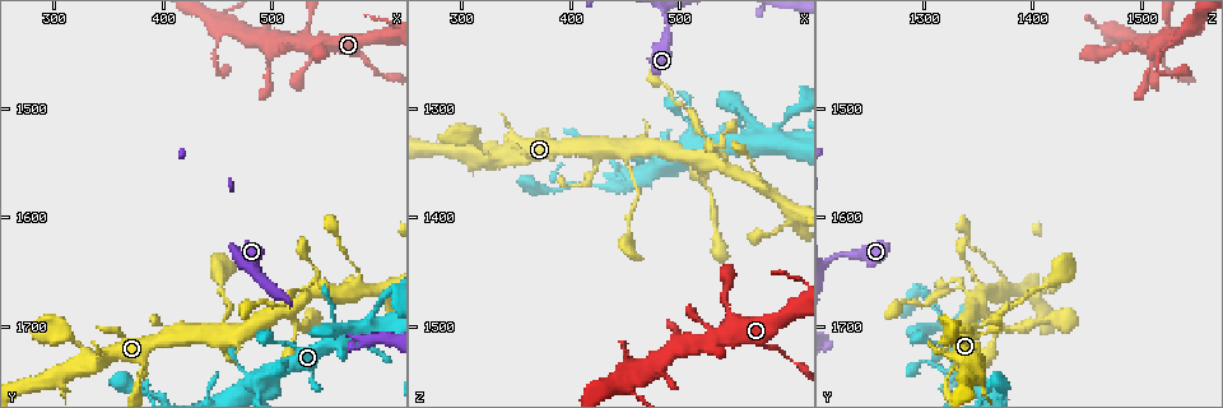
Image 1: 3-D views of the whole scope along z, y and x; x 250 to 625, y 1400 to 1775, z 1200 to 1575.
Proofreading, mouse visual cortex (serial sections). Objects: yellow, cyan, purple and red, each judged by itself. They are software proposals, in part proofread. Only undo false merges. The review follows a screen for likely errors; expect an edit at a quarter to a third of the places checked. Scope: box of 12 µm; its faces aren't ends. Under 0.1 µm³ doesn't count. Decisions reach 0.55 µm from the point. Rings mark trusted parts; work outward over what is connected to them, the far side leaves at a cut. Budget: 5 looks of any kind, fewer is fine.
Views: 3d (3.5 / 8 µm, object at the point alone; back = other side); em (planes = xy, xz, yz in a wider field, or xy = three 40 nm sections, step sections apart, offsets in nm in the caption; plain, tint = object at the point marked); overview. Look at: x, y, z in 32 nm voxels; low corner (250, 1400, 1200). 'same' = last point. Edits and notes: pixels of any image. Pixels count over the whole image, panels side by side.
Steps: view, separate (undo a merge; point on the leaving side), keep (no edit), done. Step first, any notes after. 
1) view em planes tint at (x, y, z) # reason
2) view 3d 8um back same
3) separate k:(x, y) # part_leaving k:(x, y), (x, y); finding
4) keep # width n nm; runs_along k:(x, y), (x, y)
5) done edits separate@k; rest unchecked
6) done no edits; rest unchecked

view 3d 3.5um at (444, 1708, 1336) # abrupt turn

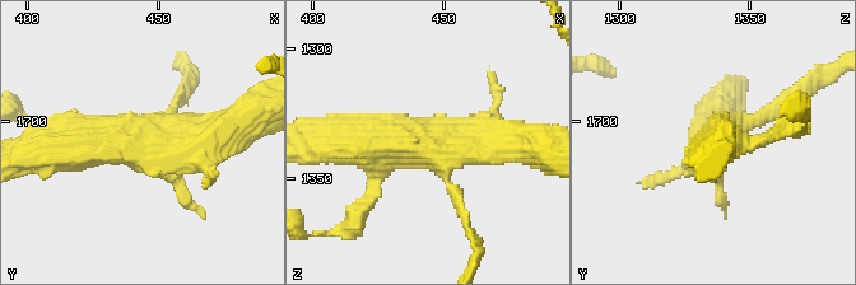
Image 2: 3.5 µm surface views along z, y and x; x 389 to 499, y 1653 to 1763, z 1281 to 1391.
view em planes tint at (445, 1708, 1337)

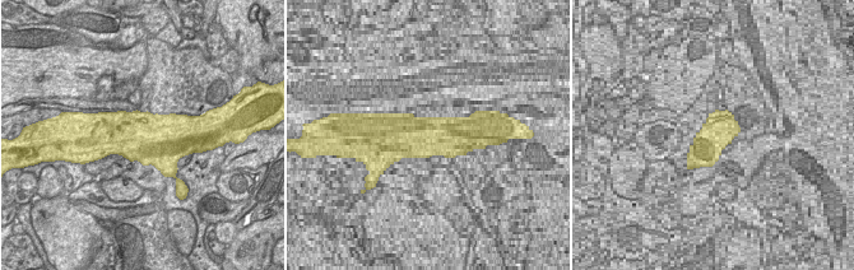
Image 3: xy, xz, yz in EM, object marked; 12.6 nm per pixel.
view em xy step 1 tint same

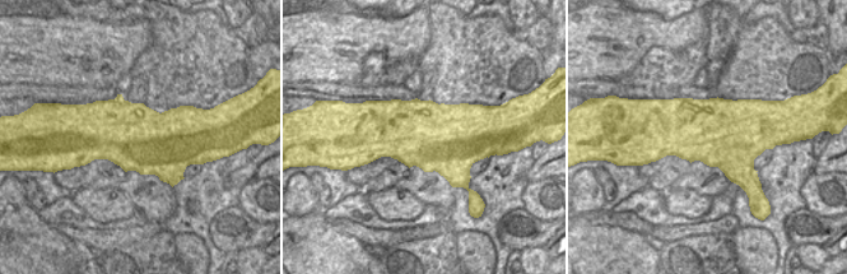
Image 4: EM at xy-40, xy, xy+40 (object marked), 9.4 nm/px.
keep # all the same cell

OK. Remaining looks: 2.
view 3d 8um at (520, 1682, 1348) # four-way junction

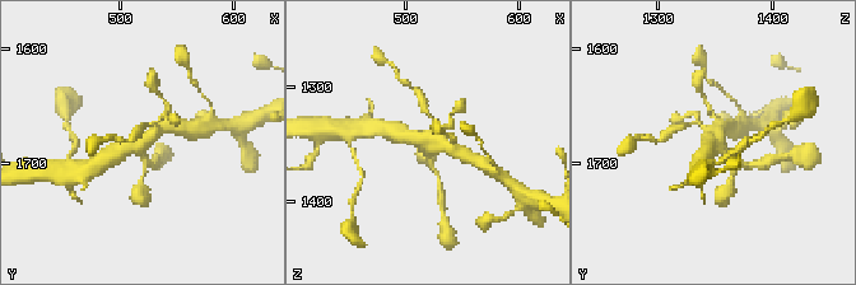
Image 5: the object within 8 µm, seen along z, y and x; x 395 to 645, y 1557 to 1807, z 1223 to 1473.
view em planes tint at (522, 1680, 1348) # need the tissue

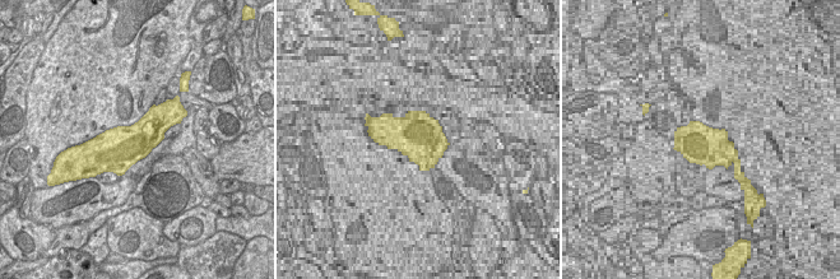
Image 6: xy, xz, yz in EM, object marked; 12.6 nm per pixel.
keep # width 550 nm; runs_along 5:(112, 155), (158, 129), (176, 127); all the same cell

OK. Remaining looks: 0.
done no edits; rest unchecked

